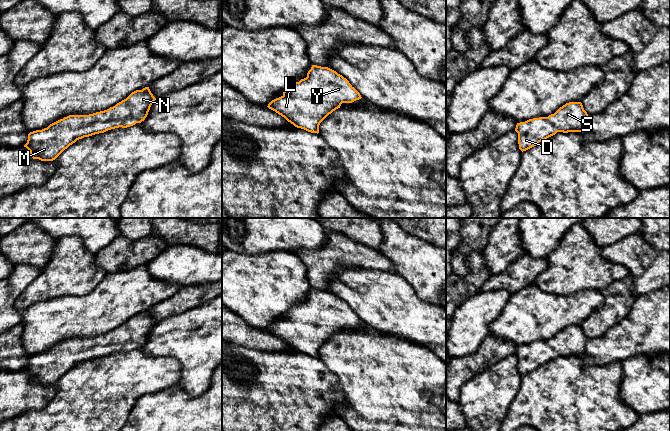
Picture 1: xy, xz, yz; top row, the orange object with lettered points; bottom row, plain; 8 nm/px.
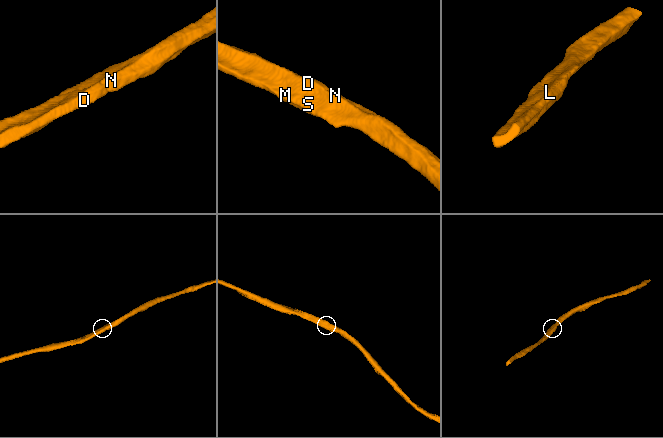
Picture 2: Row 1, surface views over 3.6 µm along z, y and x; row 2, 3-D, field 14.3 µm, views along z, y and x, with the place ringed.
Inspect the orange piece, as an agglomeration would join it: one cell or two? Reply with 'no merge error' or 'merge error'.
no merge error

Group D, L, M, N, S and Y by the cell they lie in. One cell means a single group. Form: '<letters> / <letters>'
D L M N S Y

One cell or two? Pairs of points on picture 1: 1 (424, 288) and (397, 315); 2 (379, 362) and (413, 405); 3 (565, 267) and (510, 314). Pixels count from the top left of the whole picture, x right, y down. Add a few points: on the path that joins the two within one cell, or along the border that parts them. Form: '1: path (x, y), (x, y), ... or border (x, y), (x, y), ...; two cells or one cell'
1: border (401, 277), (413, 288), (419, 297), (435, 304); two cells
2: path (381, 373), (402, 394); one cell
3: border (533, 283), (547, 292), (563, 294); two cells

